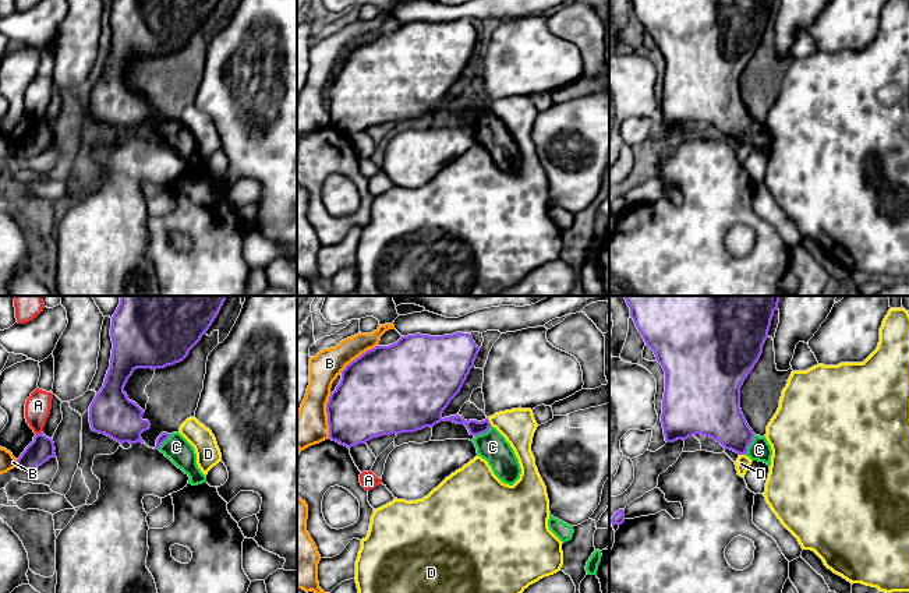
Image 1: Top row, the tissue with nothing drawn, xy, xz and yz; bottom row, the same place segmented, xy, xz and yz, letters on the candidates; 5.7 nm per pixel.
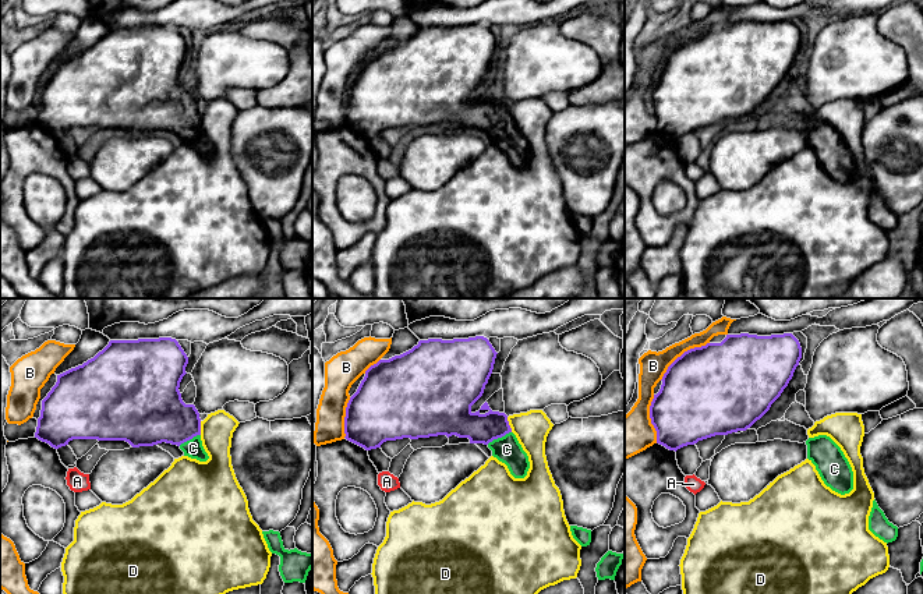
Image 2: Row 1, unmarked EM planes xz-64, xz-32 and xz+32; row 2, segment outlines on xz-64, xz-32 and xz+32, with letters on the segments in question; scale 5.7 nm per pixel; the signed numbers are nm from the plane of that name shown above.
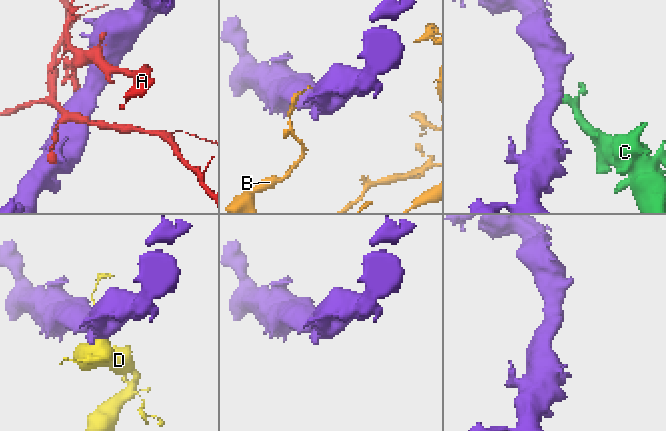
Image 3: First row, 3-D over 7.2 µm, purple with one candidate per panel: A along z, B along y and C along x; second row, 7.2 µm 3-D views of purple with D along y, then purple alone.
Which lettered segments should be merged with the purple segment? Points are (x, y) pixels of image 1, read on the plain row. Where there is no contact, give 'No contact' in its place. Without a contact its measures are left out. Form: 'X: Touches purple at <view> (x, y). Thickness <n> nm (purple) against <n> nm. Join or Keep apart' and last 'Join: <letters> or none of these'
A: Touches purple at xy (38, 122). Thickness 150 nm (purple) against 150 nm. Keep apart
B: Touches purple at xz (328, 103). Thickness 400 nm (purple) against 200 nm. Keep apart
C: Touches purple at yz (750, 130). Thickness 280 nm (purple) against 120 nm. Join
D: Touches purple at xz (488, 109). Thickness 90 nm (purple) against 200 nm. Keep apart
Join: C

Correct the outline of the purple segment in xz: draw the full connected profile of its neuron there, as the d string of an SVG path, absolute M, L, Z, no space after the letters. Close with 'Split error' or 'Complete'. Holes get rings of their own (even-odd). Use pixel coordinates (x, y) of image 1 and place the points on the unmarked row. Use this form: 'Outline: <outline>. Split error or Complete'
Outline: M456 20L443 24L429 22L407 22L402 24L396 31L389 33L375 33L367 38L360 45L353 47L342 59L340 71L330 81L326 91L329 126L347 135L358 131L365 131L372 126L390 121L414 120L425 114L434 114L441 109L453 109L456 112L464 112L474 126L471 127L477 135L478 144L485 147L491 153L494 162L505 172L513 173L521 162L519 147L506 128L506 126L491 113L488 105L482 109L464 107L461 103L442 105L443 98L450 88L460 80L470 57L474 54L474 49L480 35L475 32L470 21Z. Split error

